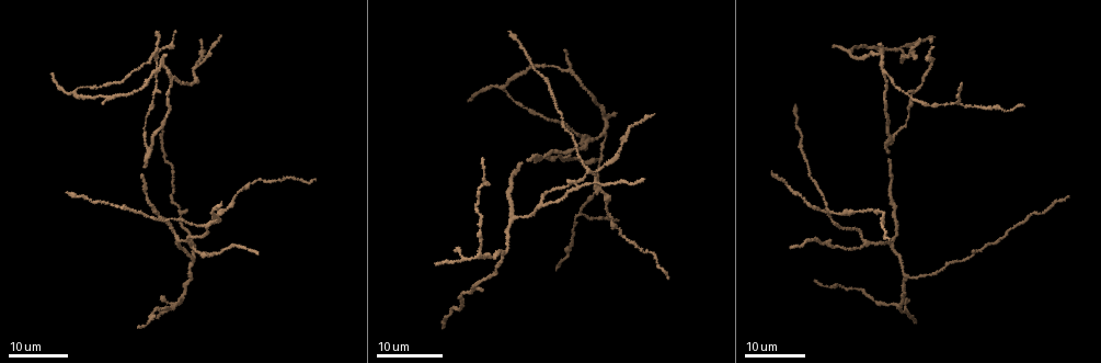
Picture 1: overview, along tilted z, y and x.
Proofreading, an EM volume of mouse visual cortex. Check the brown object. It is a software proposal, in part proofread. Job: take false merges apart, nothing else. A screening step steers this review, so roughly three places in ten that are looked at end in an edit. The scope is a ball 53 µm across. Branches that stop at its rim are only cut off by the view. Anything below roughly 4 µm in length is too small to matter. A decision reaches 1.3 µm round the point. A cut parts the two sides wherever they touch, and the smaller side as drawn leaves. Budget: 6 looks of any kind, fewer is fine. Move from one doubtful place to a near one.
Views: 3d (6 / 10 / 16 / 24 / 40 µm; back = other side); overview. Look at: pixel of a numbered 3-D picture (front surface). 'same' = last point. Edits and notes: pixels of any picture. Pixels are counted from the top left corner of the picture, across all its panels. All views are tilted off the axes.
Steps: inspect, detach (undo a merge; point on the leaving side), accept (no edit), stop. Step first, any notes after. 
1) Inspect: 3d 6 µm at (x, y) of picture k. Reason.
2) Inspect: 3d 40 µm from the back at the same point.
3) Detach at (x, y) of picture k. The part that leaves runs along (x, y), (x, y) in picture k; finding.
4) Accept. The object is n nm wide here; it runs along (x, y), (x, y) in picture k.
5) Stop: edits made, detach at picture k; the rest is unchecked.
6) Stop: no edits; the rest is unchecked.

Inspect: 3d 24 µm at (898, 304) of picture 1. Three-way junction.

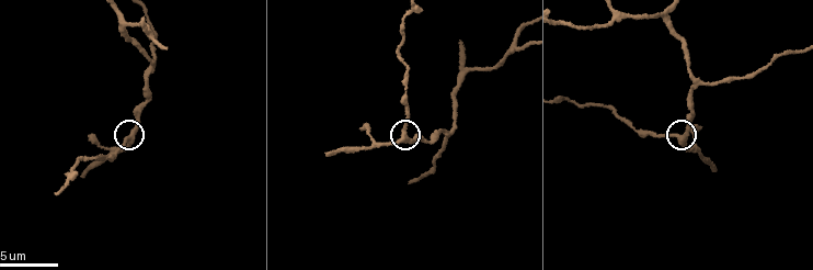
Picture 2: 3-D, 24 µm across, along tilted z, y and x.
Inspect: 3d 6 µm at (130, 139) of picture 2.

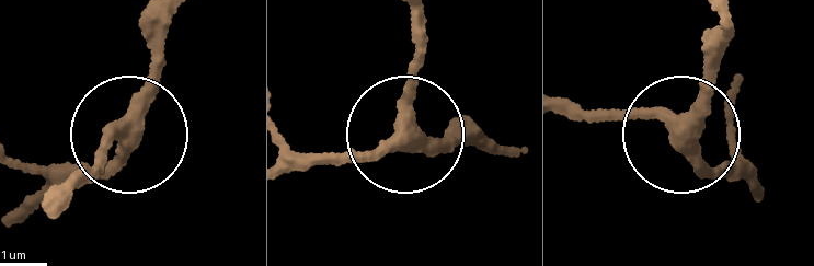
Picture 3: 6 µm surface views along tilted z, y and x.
Accept. 3 arms meet here; continuous, no second cell.

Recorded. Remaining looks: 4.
Inspect: 3d 6 µm at (151, 68) of picture 2.

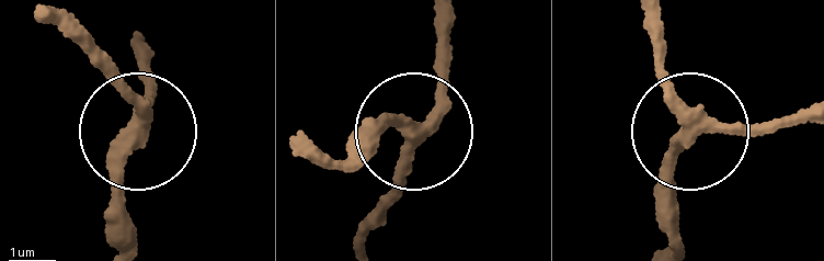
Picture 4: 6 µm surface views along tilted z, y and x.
Inspect: 3d 6 µm from the back at (415, 137) of picture 4.

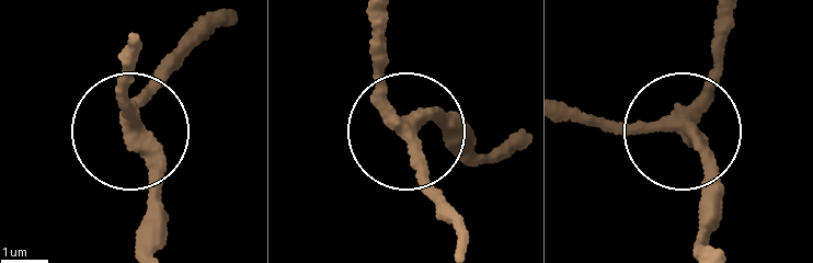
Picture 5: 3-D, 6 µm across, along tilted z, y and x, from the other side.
Accept. The object is 300 nm wide here; one cell here.

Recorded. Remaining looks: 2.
Inspect: 3d 16 µm at (124, 26) of picture 2. A fork.

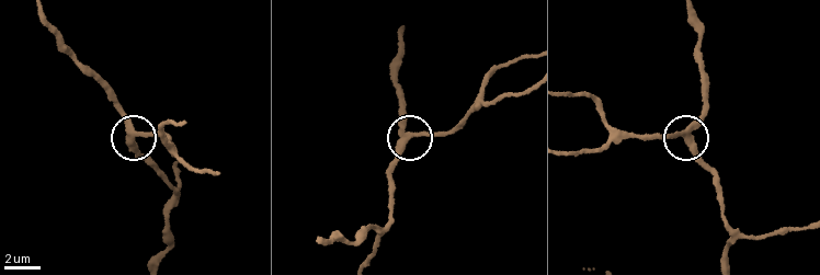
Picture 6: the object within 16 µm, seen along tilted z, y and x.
Accept. 3 arms meet here; it runs along (693, 20), (705, 70), (706, 106), (687, 138), (713, 174) in picture 6; all the same cell.

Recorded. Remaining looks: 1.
Stop: no edits; the rest is unchecked.

